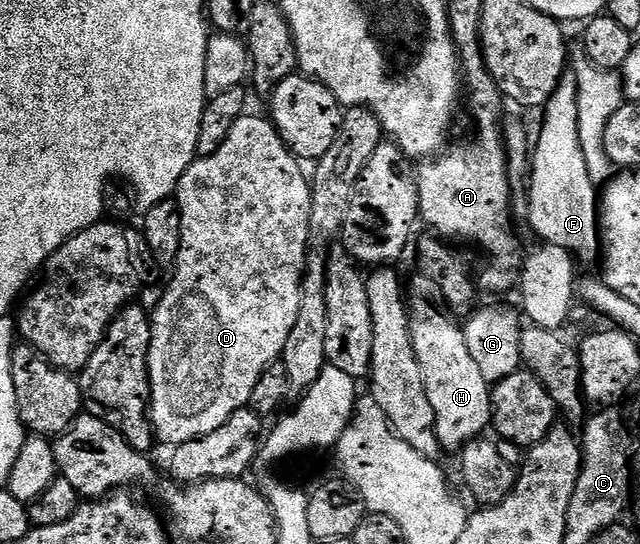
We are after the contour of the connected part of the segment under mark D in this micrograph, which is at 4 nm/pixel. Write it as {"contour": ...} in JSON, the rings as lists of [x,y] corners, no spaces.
{"contour":[[[253,112],[243,114],[240,120],[236,120],[236,124],[232,124],[232,132],[228,132],[228,140],[224,140],[224,144],[220,144],[220,148],[216,148],[216,152],[212,152],[212,156],[199,156],[194,159],[194,163],[188,168],[188,172],[184,172],[184,176],[178,185],[176,201],[180,208],[180,252],[176,256],[172,267],[174,275],[170,278],[170,287],[167,290],[161,291],[162,299],[160,304],[152,312],[150,323],[152,324],[152,344],[150,345],[150,355],[148,356],[148,368],[150,369],[150,425],[154,428],[157,441],[170,442],[171,447],[180,445],[182,442],[187,442],[193,438],[204,436],[208,432],[216,432],[216,428],[220,428],[220,424],[224,424],[224,420],[228,420],[228,416],[232,416],[232,412],[244,410],[249,407],[250,397],[252,396],[252,388],[256,388],[256,380],[260,380],[260,376],[264,372],[266,366],[270,366],[282,357],[282,349],[288,340],[288,332],[292,332],[292,324],[296,324],[296,316],[300,312],[300,300],[302,299],[302,274],[306,270],[306,249],[308,248],[308,224],[311,222],[311,192],[310,184],[307,175],[301,168],[301,161],[294,157],[290,149],[286,147],[282,137],[278,134],[278,129],[275,128],[269,117],[262,116],[257,118]]]}

